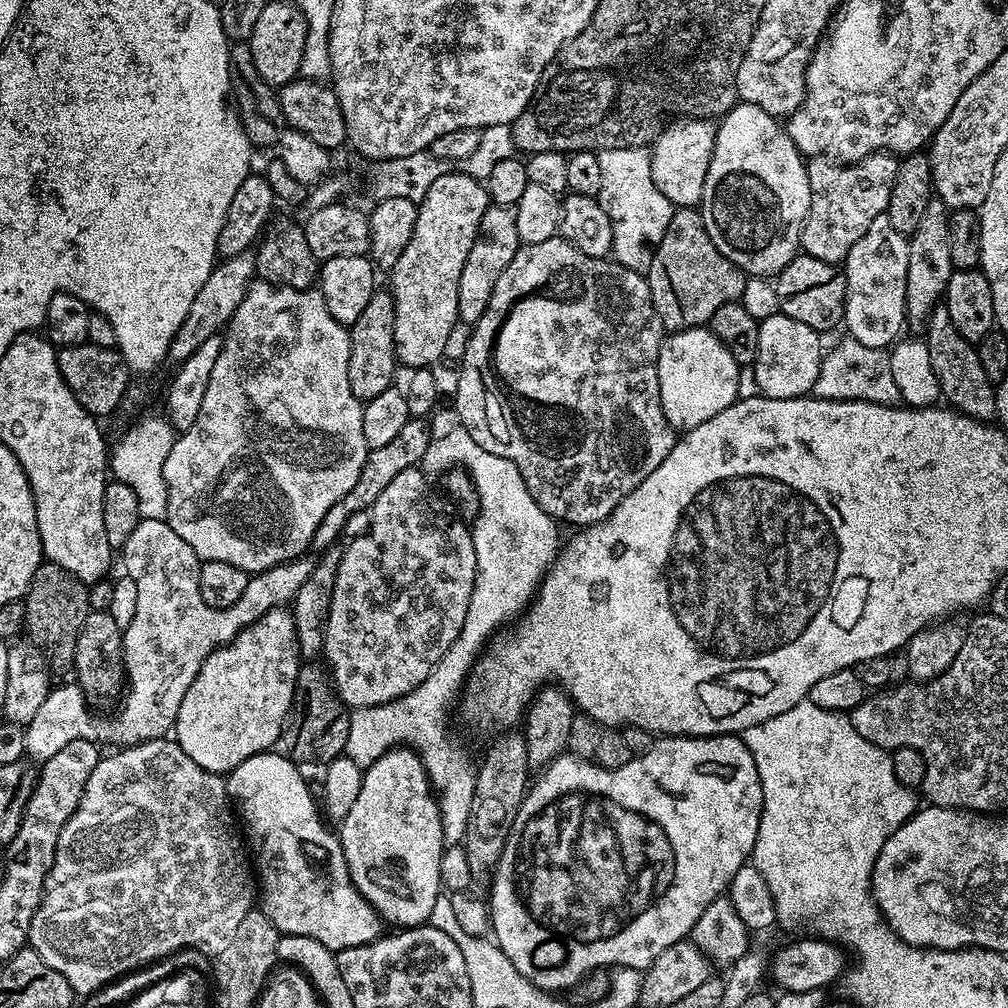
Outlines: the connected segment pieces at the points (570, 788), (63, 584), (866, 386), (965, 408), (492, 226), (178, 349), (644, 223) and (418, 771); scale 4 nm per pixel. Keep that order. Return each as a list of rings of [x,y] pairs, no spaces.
[[[736,734],[726,736],[670,736],[660,738],[653,743],[652,748],[648,752],[633,755],[632,760],[626,762],[626,766],[622,766],[621,768],[594,766],[582,758],[565,754],[552,761],[552,763],[537,776],[540,777],[538,777],[537,780],[535,777],[534,783],[529,787],[528,791],[524,793],[524,801],[518,810],[518,814],[514,818],[506,846],[503,852],[500,853],[500,862],[496,865],[495,872],[492,873],[492,879],[490,881],[490,887],[492,887],[490,913],[491,931],[494,933],[495,943],[500,945],[500,949],[506,954],[506,958],[510,958],[510,962],[514,962],[514,970],[518,970],[518,974],[522,974],[526,979],[531,980],[534,986],[538,986],[544,992],[564,994],[567,988],[572,988],[575,984],[582,983],[584,976],[590,975],[595,968],[608,968],[607,970],[615,970],[617,968],[648,969],[666,949],[670,946],[674,946],[680,940],[685,939],[685,937],[691,933],[694,922],[698,922],[698,918],[702,918],[702,910],[706,910],[706,906],[710,906],[710,902],[714,902],[714,898],[718,898],[727,893],[728,883],[732,881],[734,874],[738,874],[738,870],[742,865],[749,863],[752,851],[754,850],[754,842],[758,838],[758,822],[762,814],[762,798],[764,797],[762,794],[762,782],[758,774],[758,766],[754,766],[754,758],[750,754],[750,750],[744,744],[743,739]]]
[[[51,562],[41,563],[34,574],[32,584],[28,587],[28,595],[24,597],[24,632],[44,653],[53,669],[73,667],[76,659],[76,643],[82,630],[82,622],[86,622],[89,614],[88,585],[84,584],[70,570],[62,570],[62,566]]]
[[[849,336],[842,338],[829,353],[827,351],[823,355],[818,378],[812,391],[813,395],[819,400],[862,400],[880,405],[897,405],[900,391],[895,385],[894,374],[891,373],[888,352],[883,348],[864,346]]]
[[[937,306],[930,313],[926,321],[927,328],[926,339],[930,350],[930,362],[934,365],[934,374],[938,374],[941,397],[964,416],[985,422],[995,421],[996,389],[994,381],[986,378],[986,370],[982,370],[982,362],[978,362],[976,345],[962,338],[962,334],[958,334],[954,322],[950,322],[950,314],[942,306]]]
[[[492,204],[486,210],[486,214],[482,214],[476,241],[474,246],[470,246],[470,254],[466,254],[466,262],[462,266],[462,278],[458,278],[458,321],[466,322],[468,326],[475,326],[482,318],[482,314],[486,314],[486,306],[490,306],[494,286],[498,282],[502,270],[506,270],[506,266],[510,266],[510,258],[514,258],[514,254],[520,249],[520,246],[515,207]]]
[[[251,251],[221,259],[213,268],[210,278],[206,278],[202,290],[198,290],[194,303],[190,305],[190,314],[186,314],[186,322],[182,322],[178,334],[174,334],[168,347],[168,360],[179,362],[190,358],[190,354],[194,354],[194,350],[198,350],[206,338],[223,333],[232,321],[234,310],[242,306],[242,298],[246,298],[249,283],[255,276],[256,257]]]
[[[647,147],[602,148],[596,157],[602,169],[602,190],[598,199],[614,230],[611,259],[626,266],[626,270],[647,274],[674,211],[670,198],[654,184],[652,153]]]
[[[407,746],[391,748],[386,754],[382,754],[382,758],[375,760],[369,768],[363,769],[363,774],[364,781],[362,782],[362,790],[358,790],[358,798],[354,801],[354,806],[350,806],[350,814],[346,814],[346,818],[339,821],[338,824],[340,845],[344,851],[348,873],[356,889],[366,898],[366,902],[370,902],[370,906],[373,910],[387,921],[387,923],[389,920],[390,923],[396,924],[392,926],[399,926],[401,929],[415,928],[423,925],[425,922],[431,921],[434,902],[442,895],[440,859],[442,858],[446,845],[444,835],[442,834],[442,818],[438,810],[436,793],[432,790],[432,783],[428,781],[428,775],[424,769],[424,763],[420,760],[420,755]]]

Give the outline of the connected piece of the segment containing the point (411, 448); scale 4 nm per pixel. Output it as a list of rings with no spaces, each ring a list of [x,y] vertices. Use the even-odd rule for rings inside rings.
[[[410,418],[406,422],[406,426],[402,426],[402,430],[387,446],[378,446],[369,451],[366,466],[362,470],[354,490],[350,490],[350,494],[346,494],[338,502],[334,502],[334,506],[330,506],[330,510],[326,510],[326,518],[322,518],[318,530],[314,530],[314,538],[311,543],[313,549],[327,550],[333,547],[339,541],[336,539],[341,539],[346,522],[349,521],[352,514],[364,509],[371,509],[378,494],[382,494],[382,490],[386,490],[386,486],[390,486],[390,481],[394,477],[402,474],[402,470],[417,467],[427,457],[430,435],[428,436],[428,428],[424,424],[427,423],[423,419]]]

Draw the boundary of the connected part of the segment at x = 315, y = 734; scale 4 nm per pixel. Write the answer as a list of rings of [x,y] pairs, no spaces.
[[[316,660],[303,663],[296,679],[295,698],[286,724],[286,740],[288,736],[286,750],[289,759],[297,764],[303,762],[327,764],[343,755],[349,737],[350,716],[347,705],[341,703],[336,695],[325,665]]]

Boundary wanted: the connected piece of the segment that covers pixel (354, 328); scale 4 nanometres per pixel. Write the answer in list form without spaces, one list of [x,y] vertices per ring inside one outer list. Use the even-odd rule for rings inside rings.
[[[377,290],[368,297],[366,310],[358,314],[358,322],[350,325],[350,390],[354,390],[354,398],[367,402],[370,398],[378,398],[382,390],[393,387],[398,369],[396,343],[394,342],[394,298],[391,291]]]

